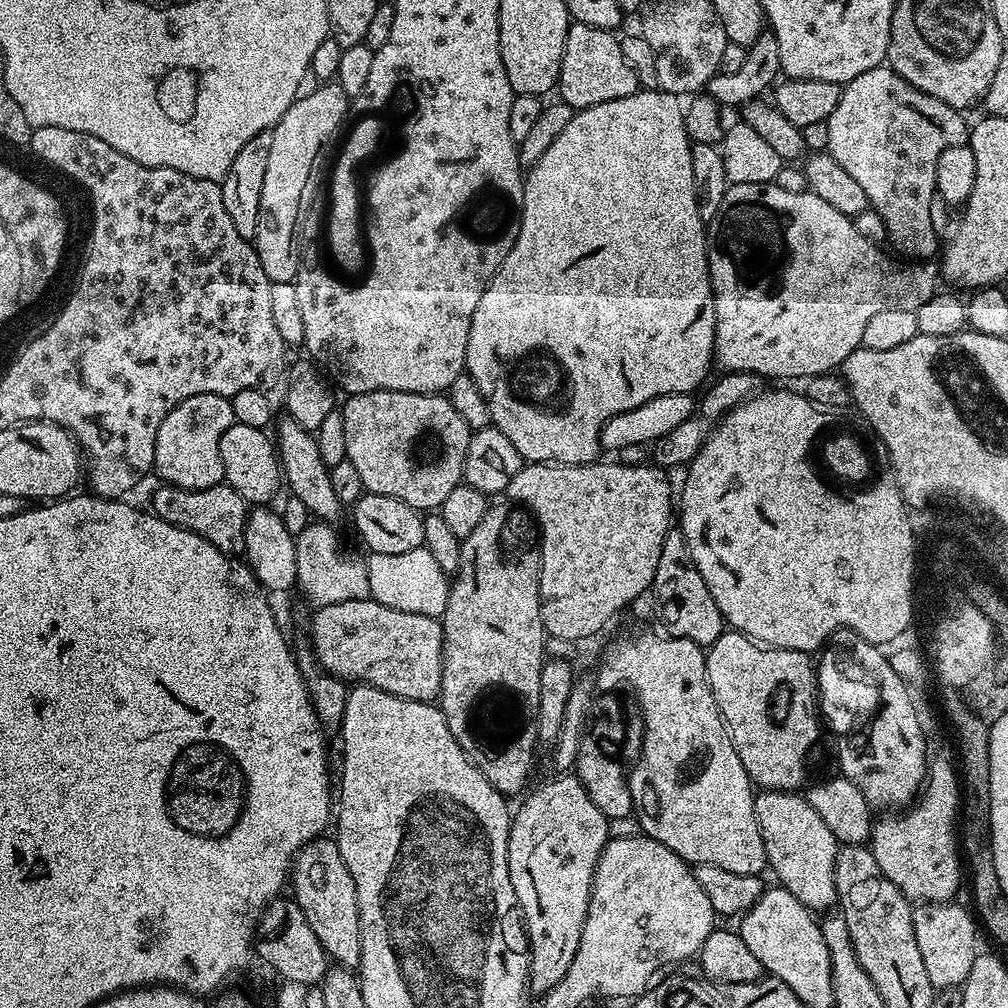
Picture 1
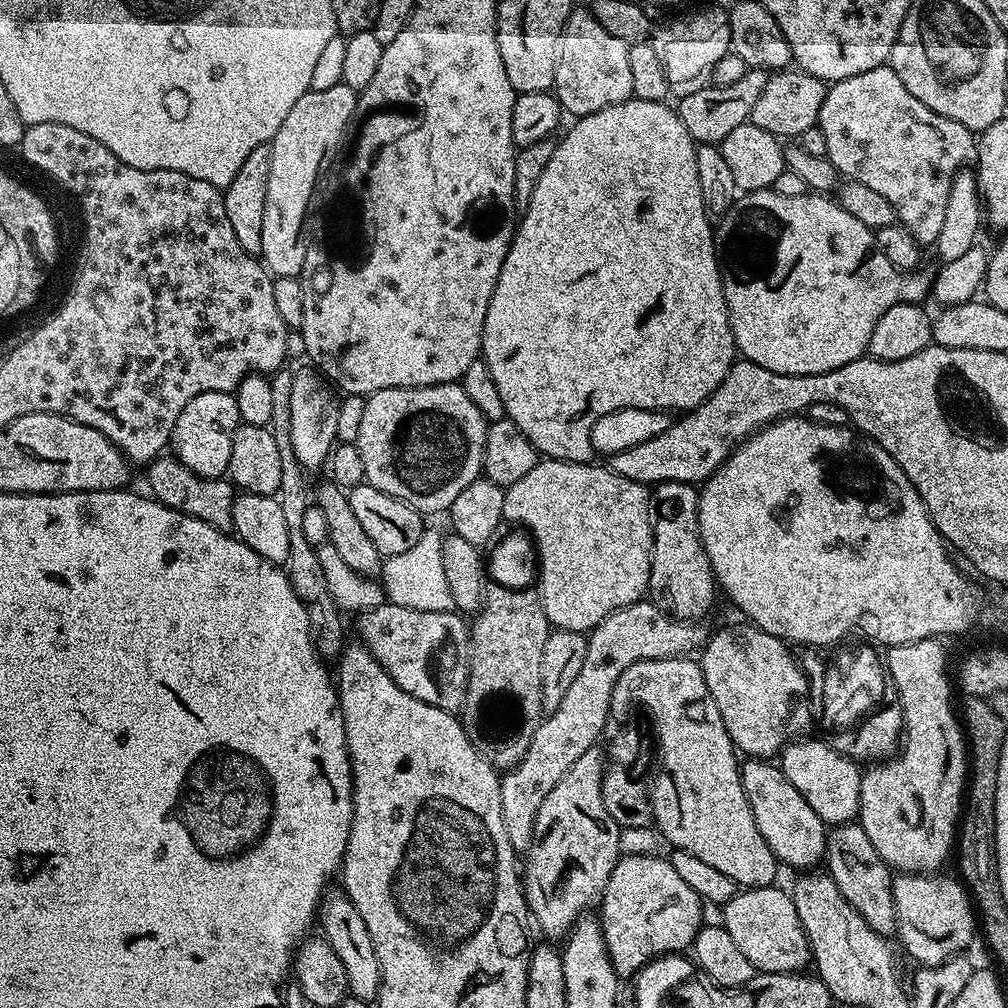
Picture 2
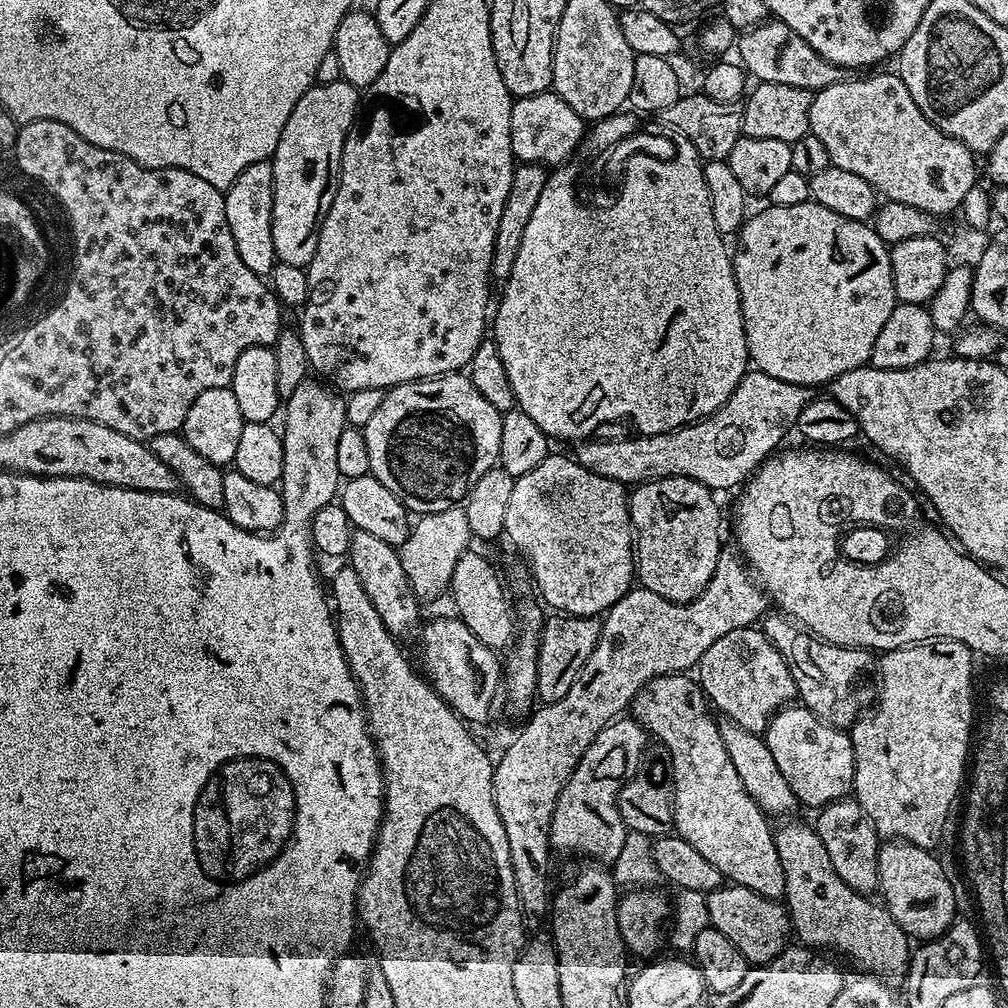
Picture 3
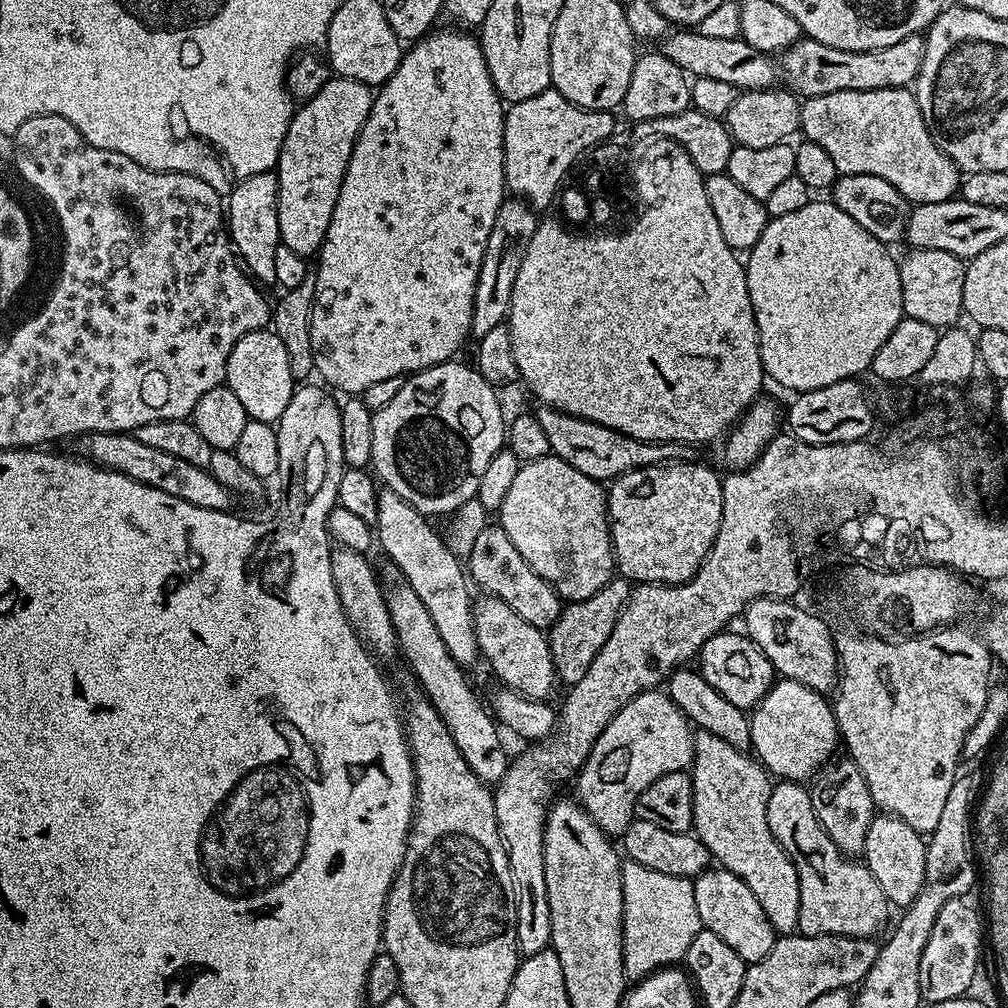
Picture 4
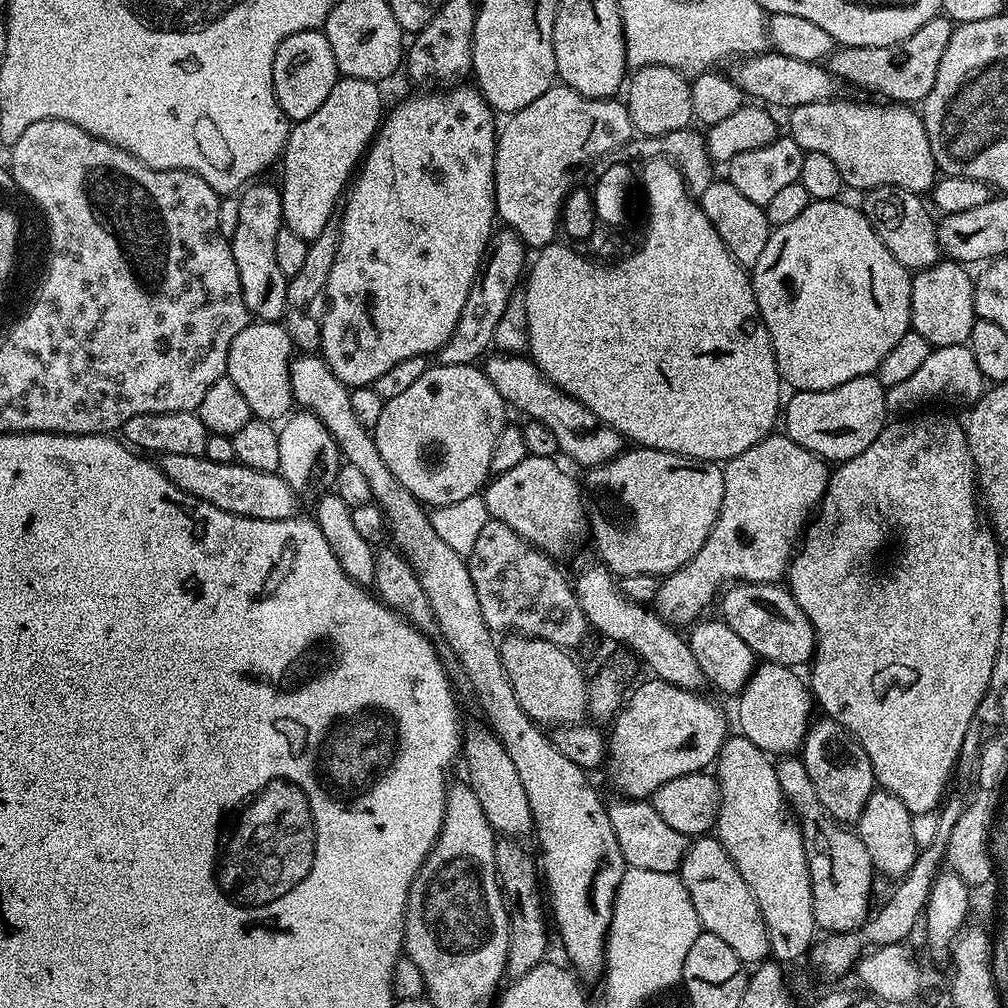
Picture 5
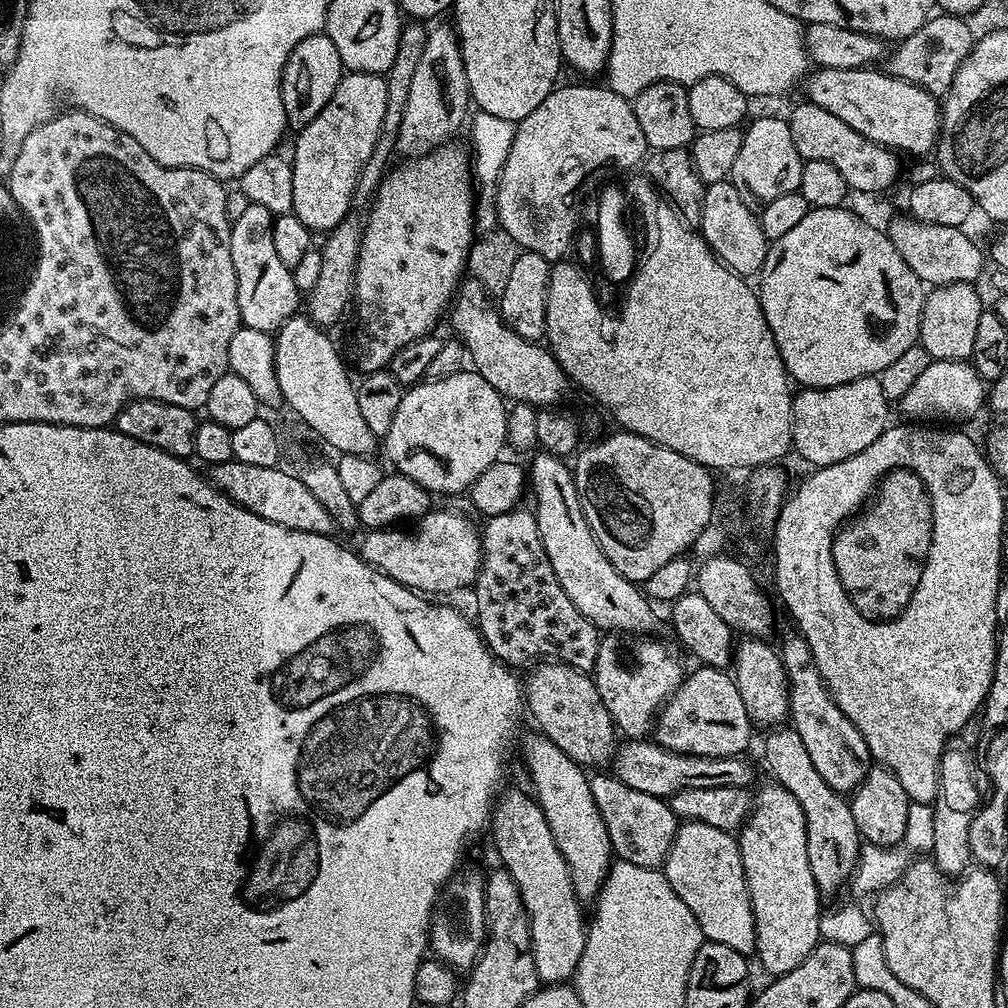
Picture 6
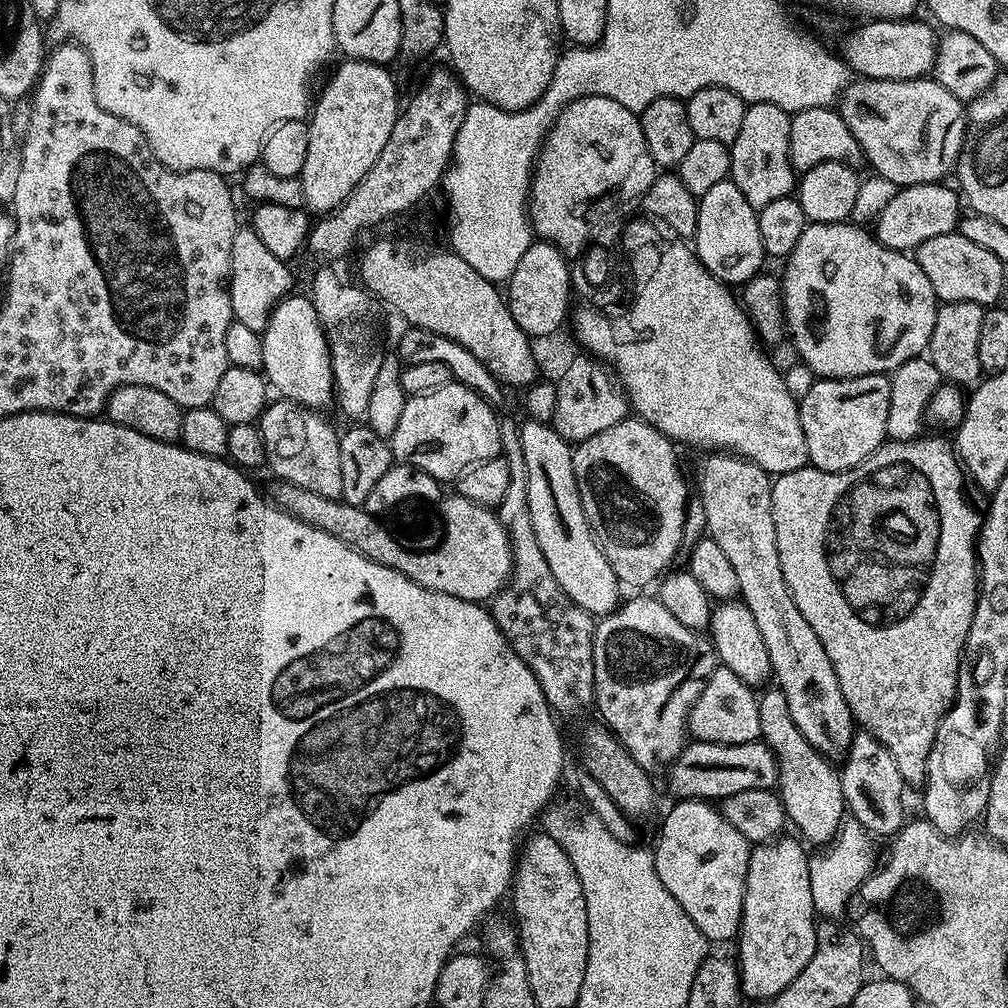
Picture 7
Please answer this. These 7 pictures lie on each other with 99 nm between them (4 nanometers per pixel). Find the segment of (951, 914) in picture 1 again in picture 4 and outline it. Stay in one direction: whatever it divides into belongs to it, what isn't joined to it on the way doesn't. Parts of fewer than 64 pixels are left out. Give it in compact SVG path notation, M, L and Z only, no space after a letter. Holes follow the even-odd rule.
M877 814L872 817L870 830L866 830L866 846L862 853L863 863L867 864L870 874L882 886L889 905L903 910L916 901L926 878L926 840L921 833L914 831L902 818Z

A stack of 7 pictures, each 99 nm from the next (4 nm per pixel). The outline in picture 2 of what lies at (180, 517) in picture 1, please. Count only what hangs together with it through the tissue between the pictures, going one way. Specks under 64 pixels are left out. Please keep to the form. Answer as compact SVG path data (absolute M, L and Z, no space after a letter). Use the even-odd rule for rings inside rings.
M161 454L147 465L148 488L151 499L164 504L170 510L178 510L187 516L198 518L218 530L228 532L232 528L234 502L237 489L227 479L208 480L205 476L196 476L190 466L186 466L175 454Z

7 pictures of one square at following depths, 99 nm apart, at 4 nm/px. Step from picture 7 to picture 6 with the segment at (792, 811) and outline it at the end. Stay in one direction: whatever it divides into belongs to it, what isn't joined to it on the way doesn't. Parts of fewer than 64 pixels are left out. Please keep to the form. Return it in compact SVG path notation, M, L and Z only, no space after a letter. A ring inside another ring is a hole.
M777 726L765 736L768 737L764 740L764 764L772 775L769 777L790 790L790 794L794 794L795 800L802 806L802 814L806 818L806 854L816 889L828 894L843 884L845 887L862 847L862 837L854 822L851 803L841 793L826 786L822 774L814 770L814 762L810 762L810 754L806 754L806 746L802 746L802 738L798 738L795 728Z

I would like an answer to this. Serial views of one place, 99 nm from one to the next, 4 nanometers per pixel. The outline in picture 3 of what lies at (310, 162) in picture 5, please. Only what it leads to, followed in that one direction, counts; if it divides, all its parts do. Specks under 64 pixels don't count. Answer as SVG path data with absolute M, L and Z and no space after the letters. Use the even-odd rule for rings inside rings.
M335 78L329 84L317 82L311 88L306 90L306 94L302 94L302 98L298 98L298 106L294 106L294 110L290 110L290 118L286 118L286 126L282 130L282 138L278 138L278 146L276 153L270 158L272 169L274 170L274 210L272 211L272 229L274 230L274 250L276 251L276 259L281 264L289 264L290 266L298 266L307 269L309 262L314 258L314 250L318 250L318 234L320 227L324 221L324 215L330 210L330 202L336 193L336 186L340 182L340 163L342 162L342 150L346 138L353 131L352 123L356 120L356 107L361 107L362 96L353 84L347 84L343 78Z

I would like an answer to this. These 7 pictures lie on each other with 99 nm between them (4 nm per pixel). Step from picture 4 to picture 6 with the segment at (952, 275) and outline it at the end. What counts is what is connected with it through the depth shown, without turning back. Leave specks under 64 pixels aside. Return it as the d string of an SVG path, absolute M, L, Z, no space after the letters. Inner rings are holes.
M975 283L941 284L925 295L918 344L932 360L971 361L978 318L986 311L976 287Z

